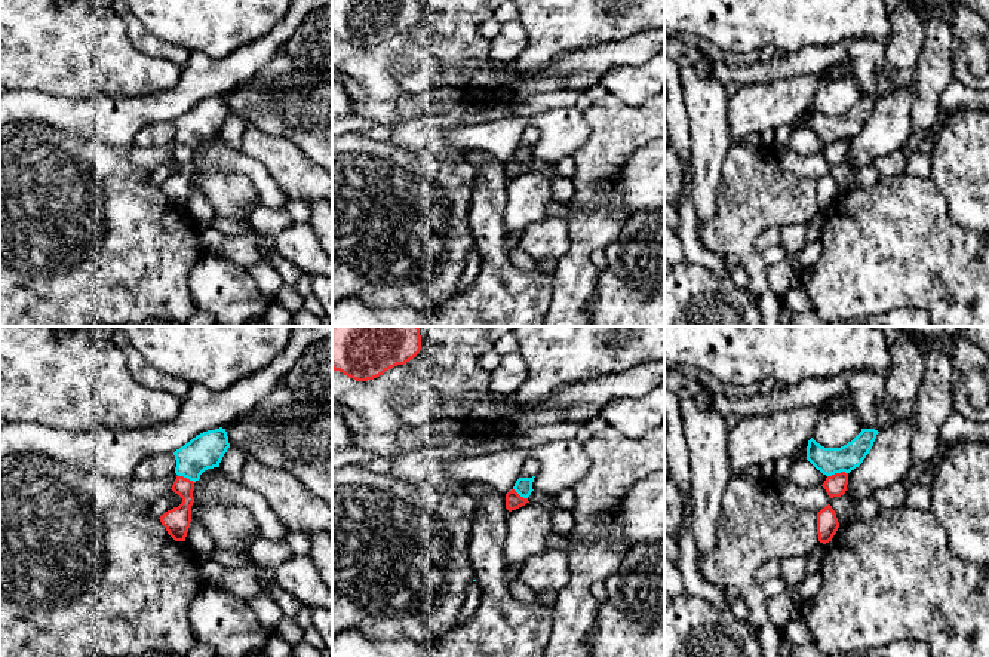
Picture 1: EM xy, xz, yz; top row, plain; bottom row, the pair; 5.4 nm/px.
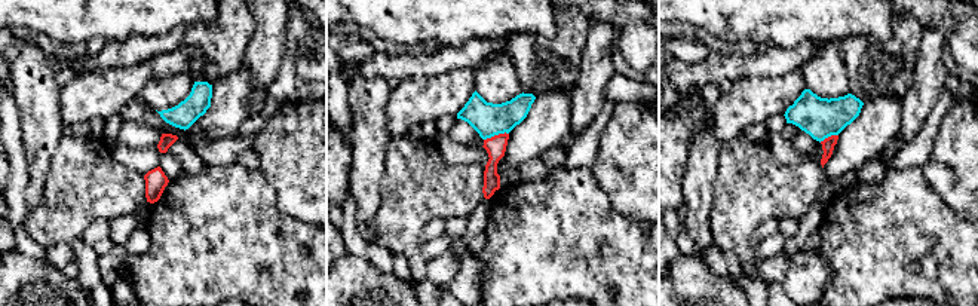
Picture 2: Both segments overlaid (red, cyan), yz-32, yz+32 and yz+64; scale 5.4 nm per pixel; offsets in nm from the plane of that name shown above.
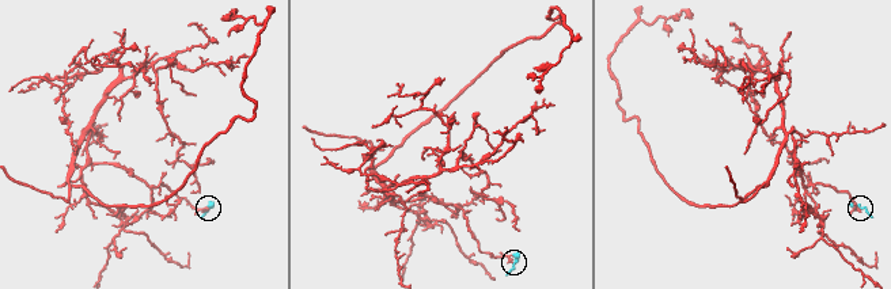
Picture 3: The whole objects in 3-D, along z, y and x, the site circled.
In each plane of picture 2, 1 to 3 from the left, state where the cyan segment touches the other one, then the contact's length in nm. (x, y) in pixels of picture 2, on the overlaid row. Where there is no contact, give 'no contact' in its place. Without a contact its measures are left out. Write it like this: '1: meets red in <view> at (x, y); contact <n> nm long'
1: no contact
2: meets red in yz+32 at (496, 135); contact 140 nm long
3: meets red in yz+64 at (828, 137); contact 110 nm long

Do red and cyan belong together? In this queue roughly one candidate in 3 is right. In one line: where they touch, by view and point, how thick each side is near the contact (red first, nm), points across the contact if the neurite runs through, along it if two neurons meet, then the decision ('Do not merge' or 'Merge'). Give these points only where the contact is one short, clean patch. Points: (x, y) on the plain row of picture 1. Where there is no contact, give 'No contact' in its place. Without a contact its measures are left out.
Touches red at yz (837, 141). Thickness 120 nm (red) against 140 nm. Boundary: yz (847, 140), (835, 140), (828, 144). Do not merge

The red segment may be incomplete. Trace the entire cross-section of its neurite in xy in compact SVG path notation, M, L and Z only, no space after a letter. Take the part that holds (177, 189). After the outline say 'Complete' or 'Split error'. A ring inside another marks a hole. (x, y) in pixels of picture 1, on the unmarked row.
M176 144L172 159L182 166L182 171L178 175L173 175L163 181L159 187L162 193L166 196L168 202L175 209L185 209L190 190L191 190L191 174L194 171L193 159L194 159L193 148Z. Complete

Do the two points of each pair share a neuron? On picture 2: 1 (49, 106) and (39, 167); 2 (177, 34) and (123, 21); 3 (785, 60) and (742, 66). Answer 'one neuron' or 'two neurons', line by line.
1: one neuron
2: two neurons
3: one neuron

